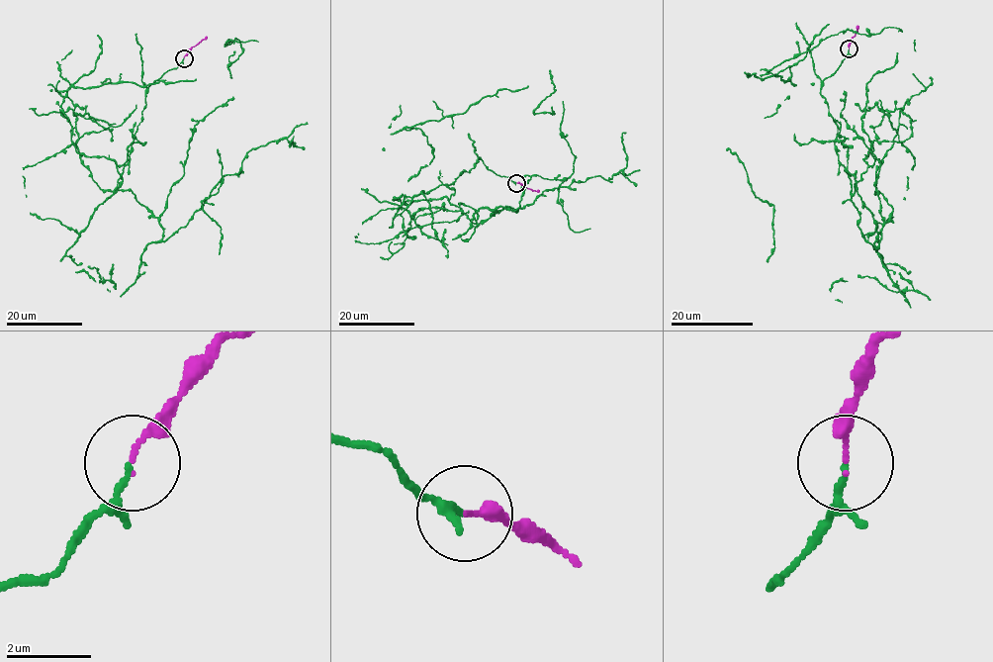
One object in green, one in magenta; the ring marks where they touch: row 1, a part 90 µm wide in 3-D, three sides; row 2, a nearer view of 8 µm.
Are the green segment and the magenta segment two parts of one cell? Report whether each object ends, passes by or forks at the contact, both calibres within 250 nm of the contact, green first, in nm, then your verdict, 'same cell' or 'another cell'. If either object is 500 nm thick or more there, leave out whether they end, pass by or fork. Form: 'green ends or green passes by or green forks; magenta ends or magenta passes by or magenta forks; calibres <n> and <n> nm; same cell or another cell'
green passes by; magenta ends; calibres 100 and 140 nm; same cell

